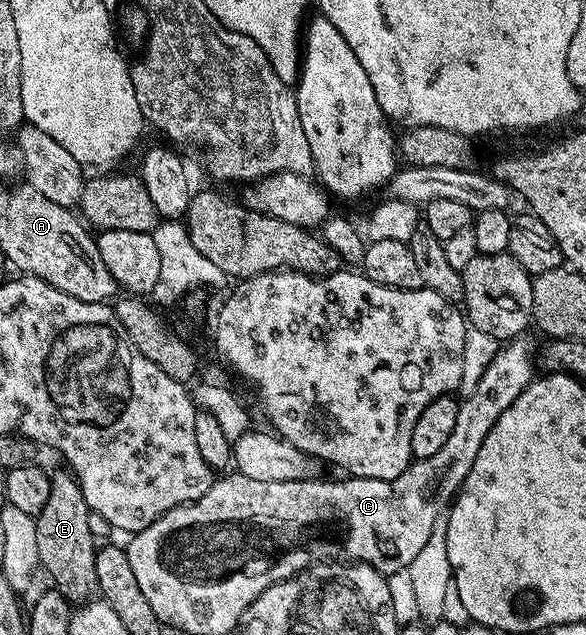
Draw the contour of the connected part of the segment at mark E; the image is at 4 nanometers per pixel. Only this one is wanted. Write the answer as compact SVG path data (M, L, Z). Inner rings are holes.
M54 472L51 476L51 492L43 511L36 515L39 535L39 559L43 573L50 577L52 588L59 590L71 603L84 603L97 593L95 559L98 546L93 545L93 525L83 499L83 491L72 472Z

